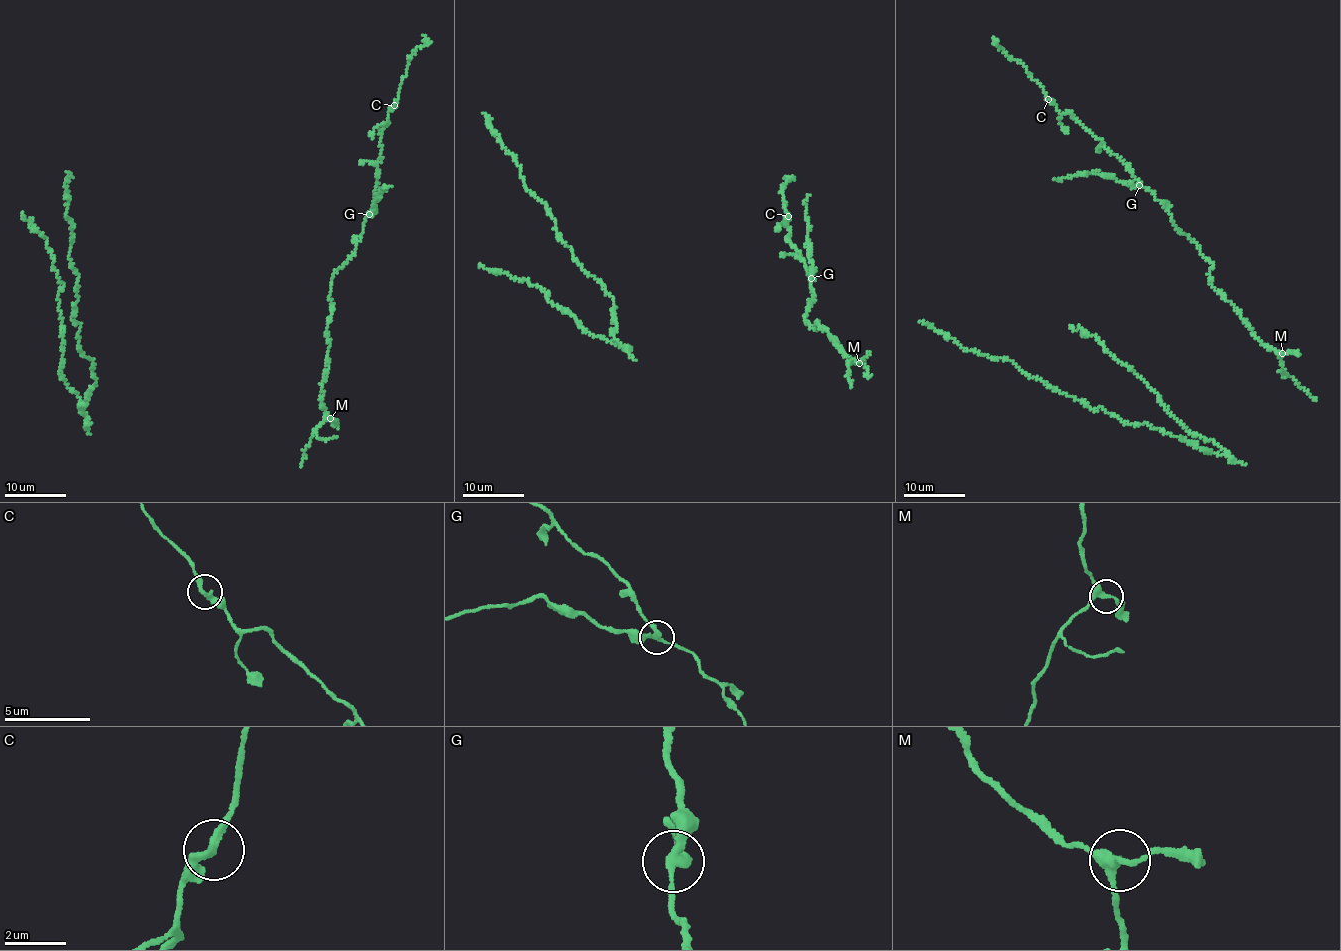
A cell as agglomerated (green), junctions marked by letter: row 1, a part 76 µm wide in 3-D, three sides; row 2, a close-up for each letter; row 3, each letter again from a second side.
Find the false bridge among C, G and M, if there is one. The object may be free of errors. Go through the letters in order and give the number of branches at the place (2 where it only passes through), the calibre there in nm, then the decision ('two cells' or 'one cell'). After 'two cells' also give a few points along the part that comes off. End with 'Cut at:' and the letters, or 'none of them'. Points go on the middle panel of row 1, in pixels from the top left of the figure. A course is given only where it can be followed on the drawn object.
C: 2 | 260 nm | one cell
G: 3 | 240 nm | two cells | (811, 278), (812, 261), (806, 206), (810, 194)
M: 3 | 280 nm | one cell
Cut at: G

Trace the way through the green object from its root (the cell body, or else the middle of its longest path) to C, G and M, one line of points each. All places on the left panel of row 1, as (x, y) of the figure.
C: (303, 449), (324, 421), (321, 400), (333, 277), (354, 252), (375, 204), (380, 139), (394, 105)
G: (303, 449), (324, 421), (321, 400), (333, 277), (354, 252), (368, 215)
M: (303, 449), (314, 431), (330, 418)

